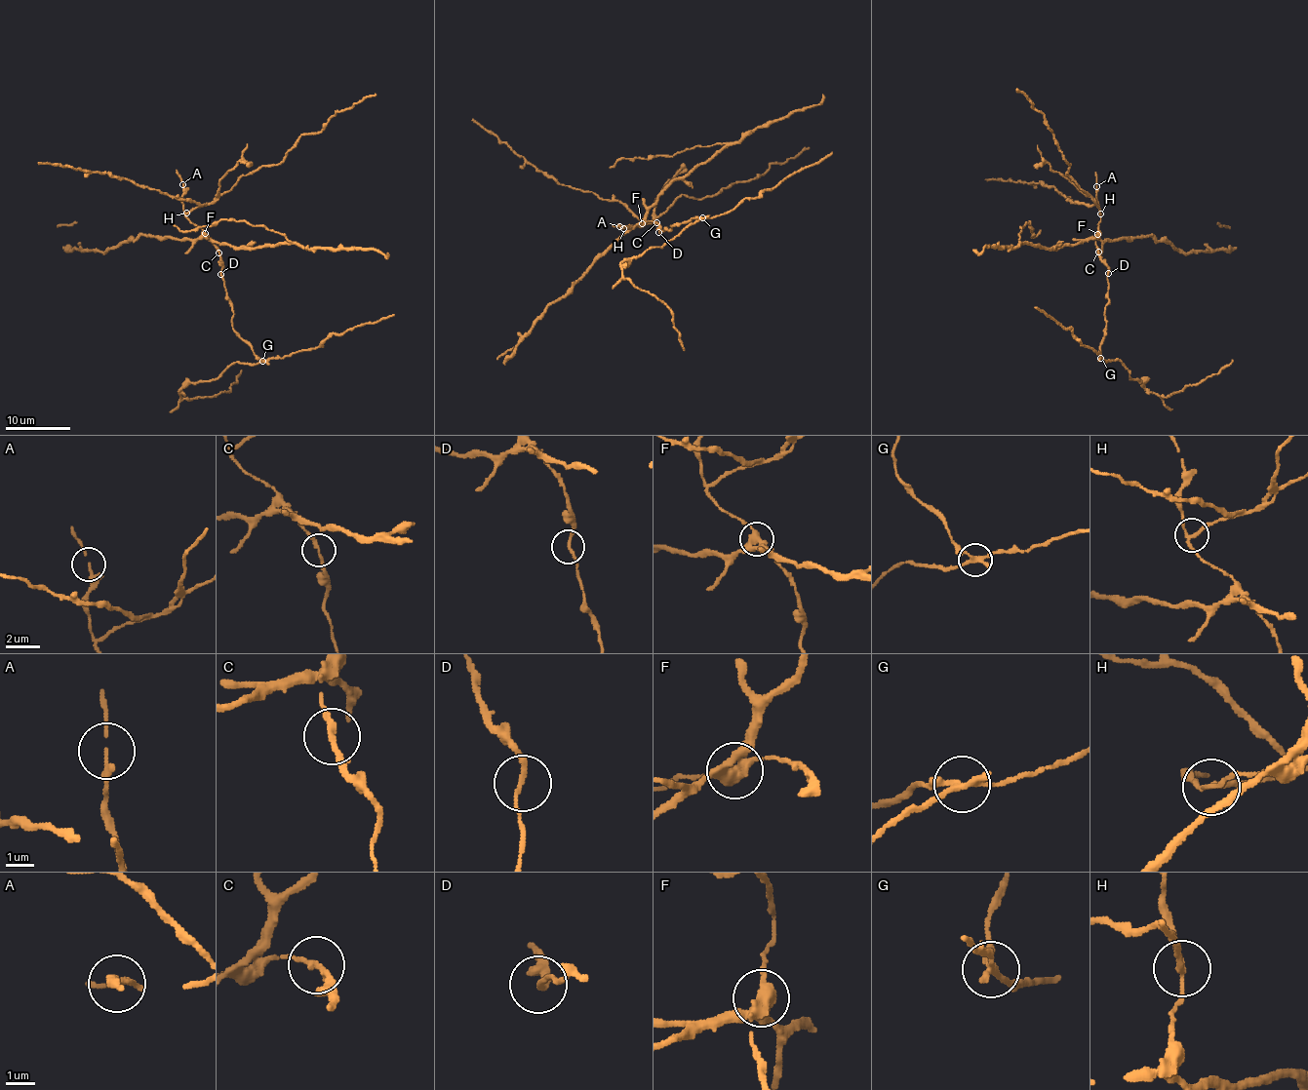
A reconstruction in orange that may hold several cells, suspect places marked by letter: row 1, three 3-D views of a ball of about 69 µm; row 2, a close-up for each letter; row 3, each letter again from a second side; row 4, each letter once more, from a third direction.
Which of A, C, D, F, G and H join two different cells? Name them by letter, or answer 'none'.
F, G, H

